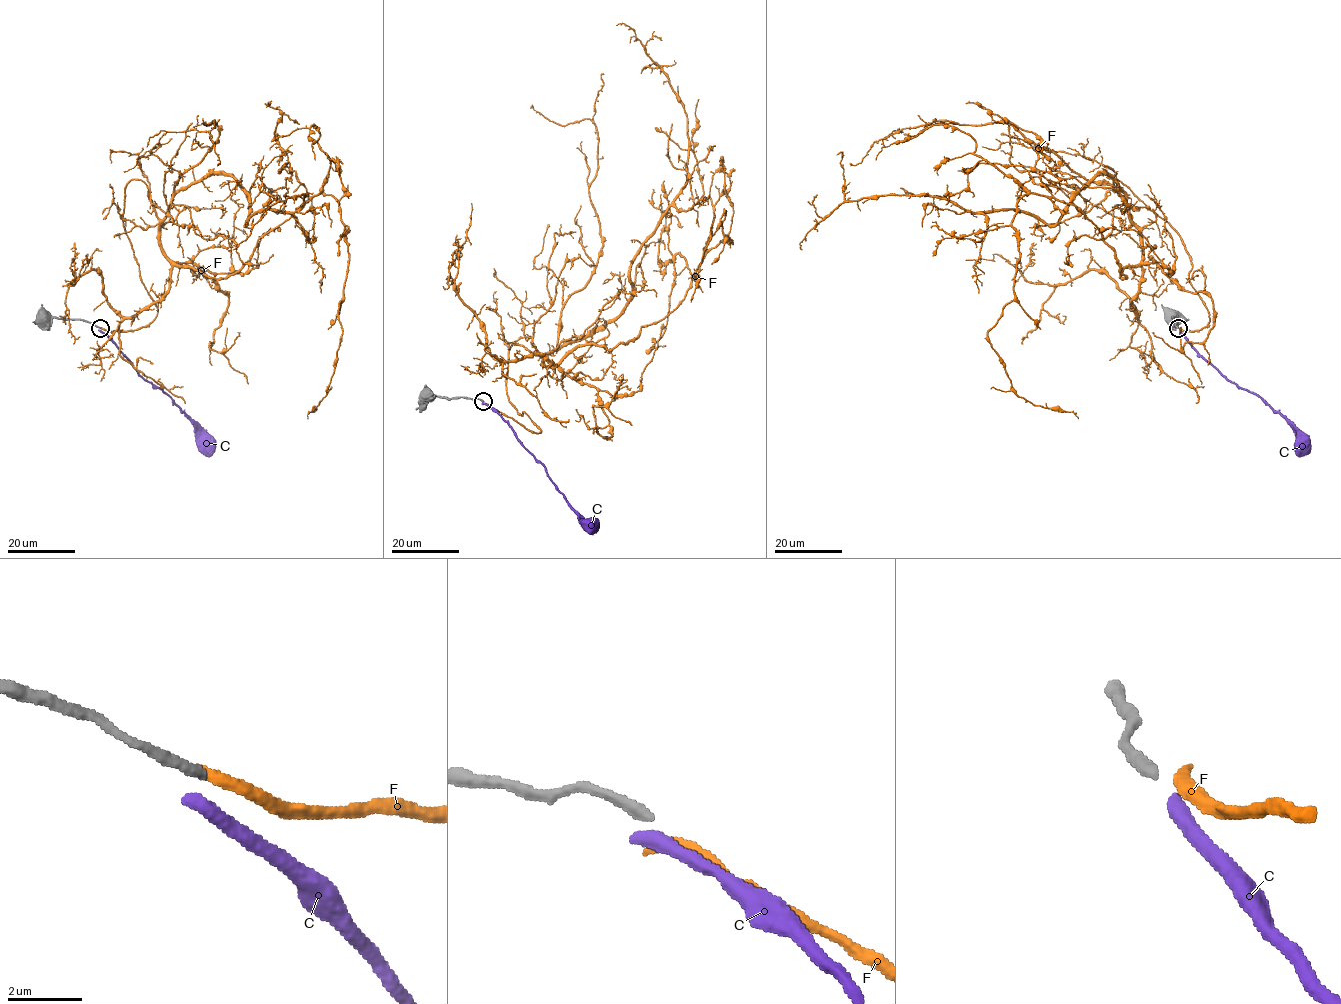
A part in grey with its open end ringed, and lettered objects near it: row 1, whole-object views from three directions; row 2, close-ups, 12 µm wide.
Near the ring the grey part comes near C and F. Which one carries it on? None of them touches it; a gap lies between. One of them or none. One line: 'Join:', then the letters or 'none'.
Join: F

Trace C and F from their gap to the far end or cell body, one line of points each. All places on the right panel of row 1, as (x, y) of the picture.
C: (1179, 330), (1200, 355), (1228, 379), (1255, 393), (1277, 411), (1297, 431), (1300, 444)
F: (1180, 328), (1209, 316), (1192, 263), (1118, 179), (1121, 278), (1024, 195), (987, 340), (1078, 418)

